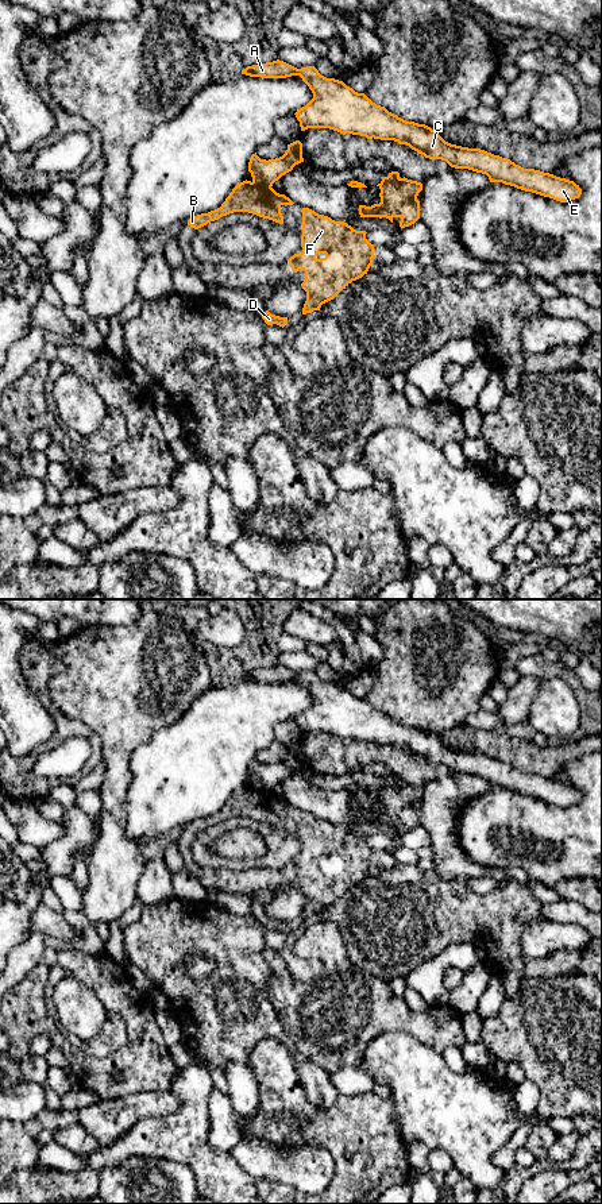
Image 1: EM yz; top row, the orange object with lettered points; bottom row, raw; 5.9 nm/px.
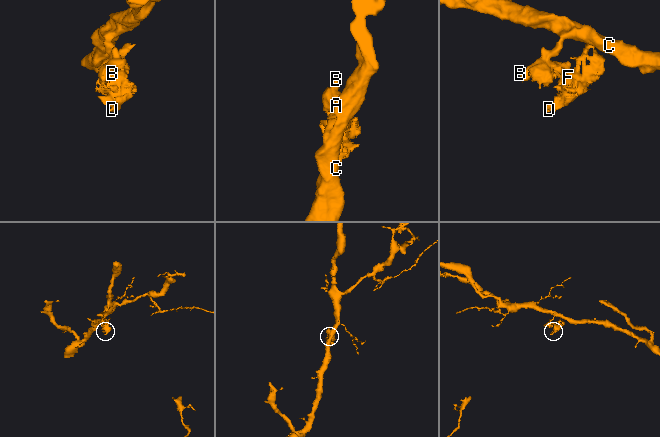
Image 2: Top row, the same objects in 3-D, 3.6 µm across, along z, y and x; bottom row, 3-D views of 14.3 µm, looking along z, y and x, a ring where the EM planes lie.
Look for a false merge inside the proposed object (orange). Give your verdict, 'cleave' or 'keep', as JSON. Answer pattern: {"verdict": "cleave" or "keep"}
{"verdict": "cleave"}

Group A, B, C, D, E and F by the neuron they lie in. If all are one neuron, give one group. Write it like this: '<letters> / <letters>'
A C E / B D F

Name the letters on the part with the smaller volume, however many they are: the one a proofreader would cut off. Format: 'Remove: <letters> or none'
Remove: B, D, F

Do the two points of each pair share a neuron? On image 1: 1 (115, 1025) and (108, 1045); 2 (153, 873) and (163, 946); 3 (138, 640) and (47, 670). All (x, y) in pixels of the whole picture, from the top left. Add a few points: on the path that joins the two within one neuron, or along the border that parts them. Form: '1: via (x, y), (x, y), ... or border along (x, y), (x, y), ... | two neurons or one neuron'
1: via (115, 1030), (108, 1040) | one neuron
2: border along (173, 895), (147, 907) | two neurons
3: border along (50, 649), (64, 668), (49, 682), (49, 693) | two neurons

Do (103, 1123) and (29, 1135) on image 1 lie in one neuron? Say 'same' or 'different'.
same

